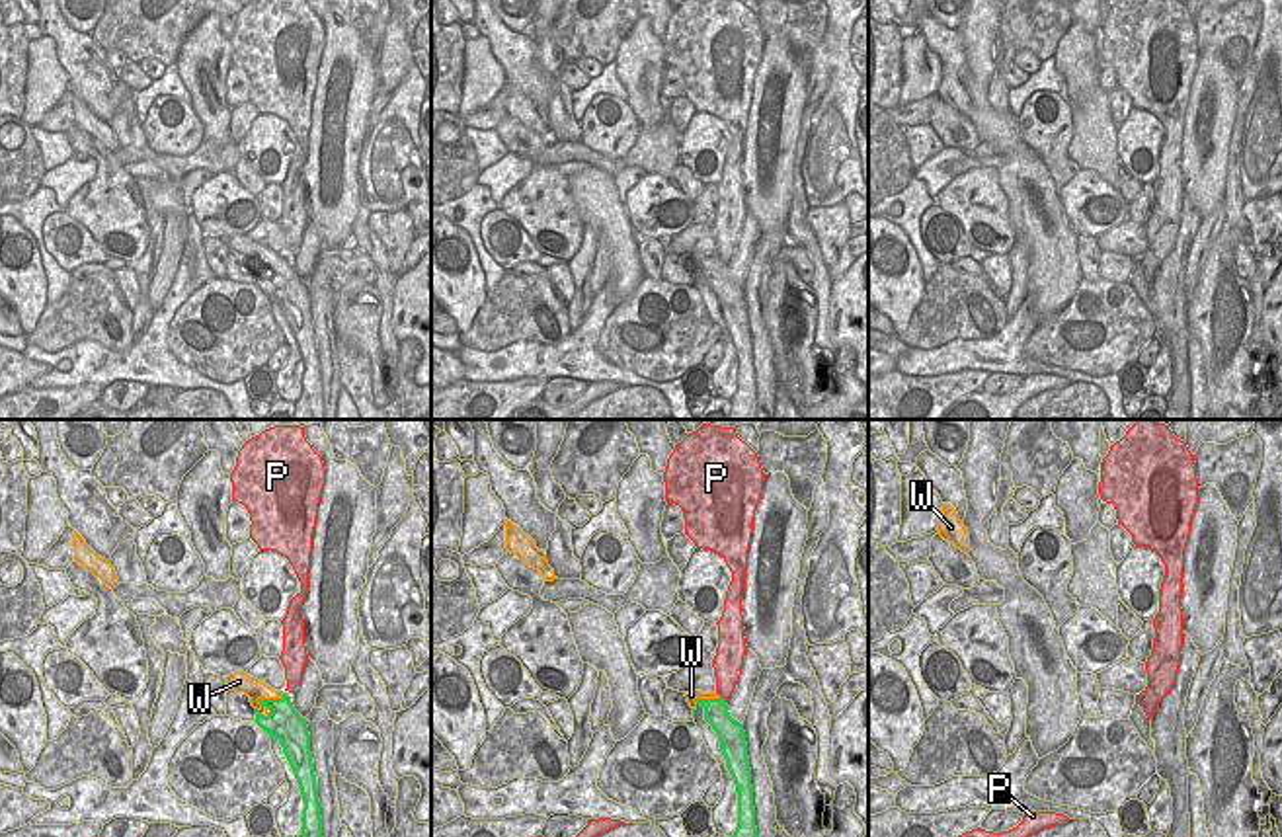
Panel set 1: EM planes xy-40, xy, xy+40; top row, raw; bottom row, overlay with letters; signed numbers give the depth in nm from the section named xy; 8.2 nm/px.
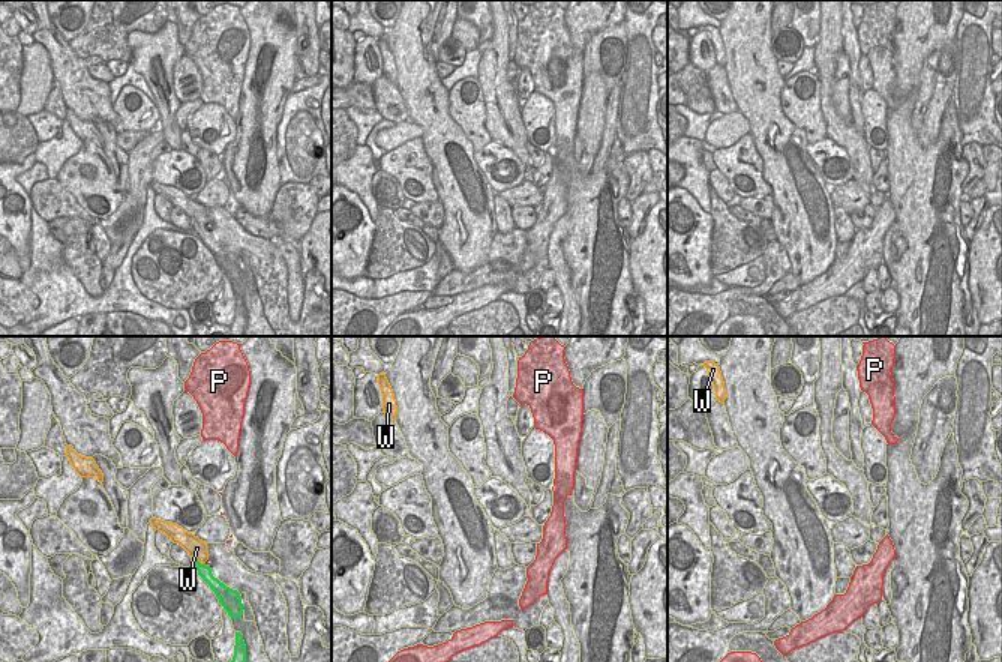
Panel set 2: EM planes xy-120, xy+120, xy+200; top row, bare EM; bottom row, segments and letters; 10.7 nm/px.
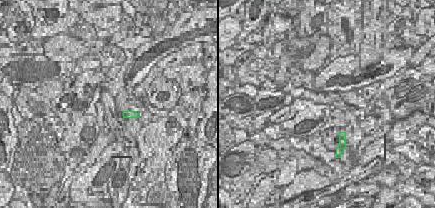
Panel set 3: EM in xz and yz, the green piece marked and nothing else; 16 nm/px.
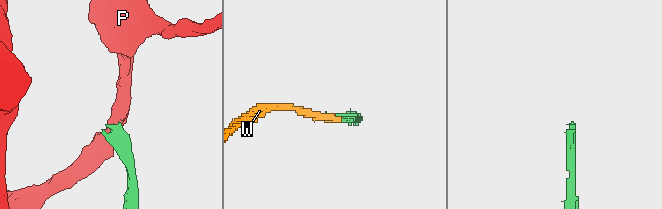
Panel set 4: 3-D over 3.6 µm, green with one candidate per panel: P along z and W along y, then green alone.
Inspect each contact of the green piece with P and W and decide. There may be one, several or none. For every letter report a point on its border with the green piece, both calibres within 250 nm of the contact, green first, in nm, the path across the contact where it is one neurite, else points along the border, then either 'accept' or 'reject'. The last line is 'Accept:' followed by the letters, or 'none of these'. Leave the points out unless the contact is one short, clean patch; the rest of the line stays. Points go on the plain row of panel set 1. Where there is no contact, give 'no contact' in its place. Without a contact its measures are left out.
P: contact xy (721, 260); calibres 200 and 220 nm; border xy (721, 258), (724, 262); reject
W: contact xy-40 (270, 262); calibres 300 and 160 nm; way xy-40 (283, 285), (280, 272), (270, 262), (244, 246); accept
Accept: W

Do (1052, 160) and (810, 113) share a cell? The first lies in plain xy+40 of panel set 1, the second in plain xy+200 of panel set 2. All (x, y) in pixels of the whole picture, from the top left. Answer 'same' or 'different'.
same

